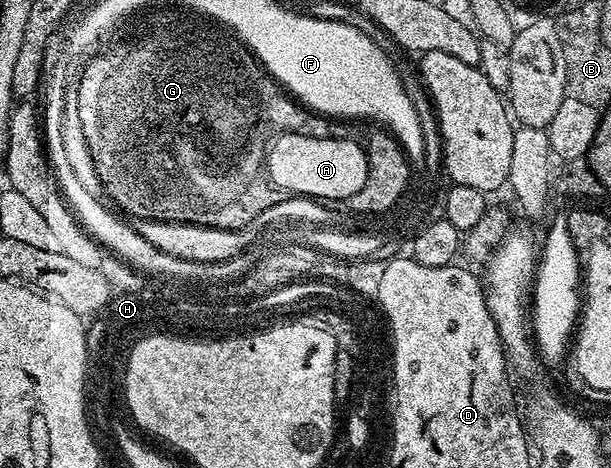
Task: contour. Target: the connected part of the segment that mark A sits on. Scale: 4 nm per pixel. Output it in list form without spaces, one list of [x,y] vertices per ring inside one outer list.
[[[281,136],[271,143],[267,151],[265,173],[273,186],[279,186],[291,196],[306,196],[316,200],[330,200],[335,194],[351,194],[351,190],[359,190],[359,182],[366,182],[363,178],[363,154],[351,142],[340,144],[312,144],[311,138],[291,138]]]

